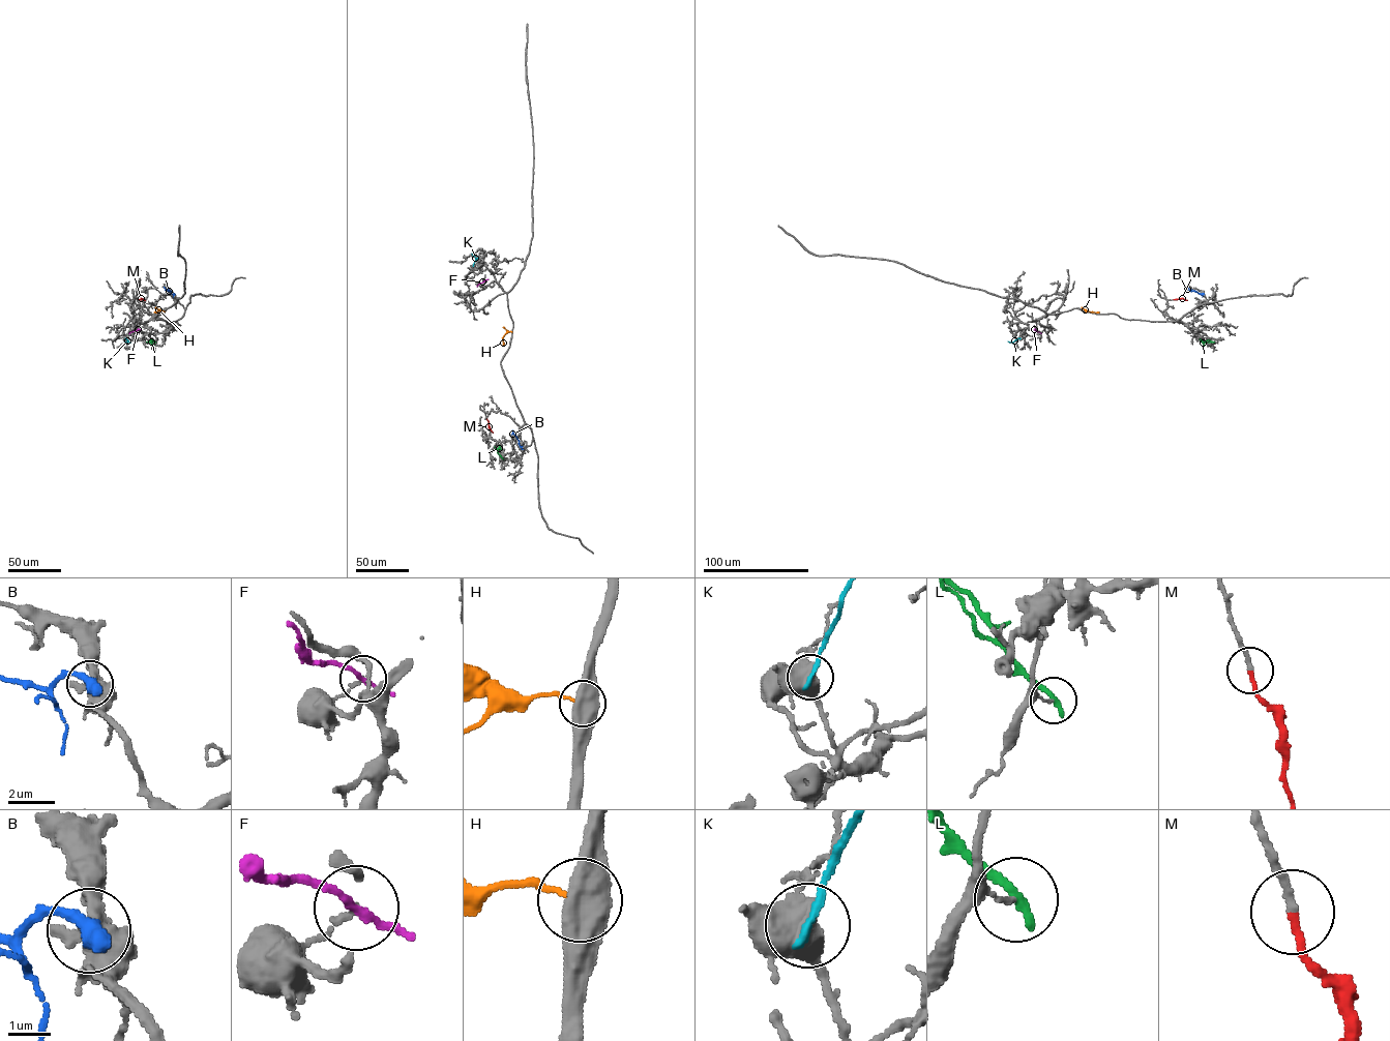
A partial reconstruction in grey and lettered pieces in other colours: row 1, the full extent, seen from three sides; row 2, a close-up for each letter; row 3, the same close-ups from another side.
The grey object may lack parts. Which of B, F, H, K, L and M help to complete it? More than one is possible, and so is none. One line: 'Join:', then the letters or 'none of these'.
Join: M

